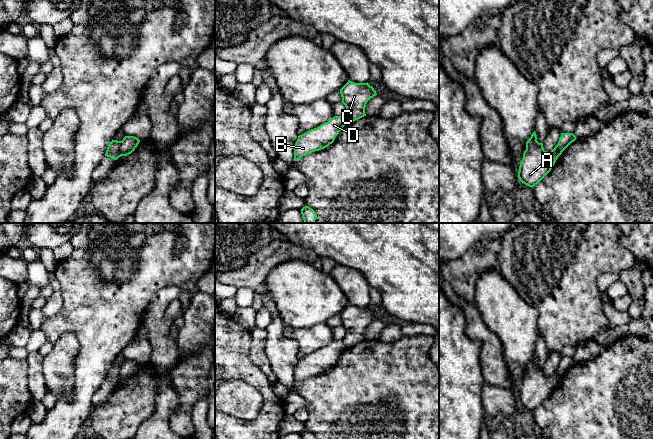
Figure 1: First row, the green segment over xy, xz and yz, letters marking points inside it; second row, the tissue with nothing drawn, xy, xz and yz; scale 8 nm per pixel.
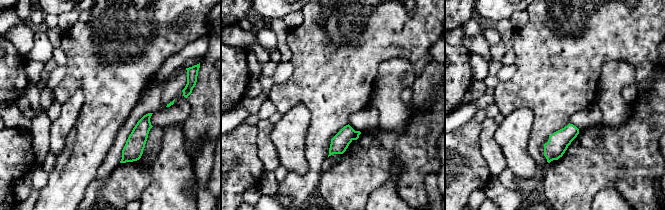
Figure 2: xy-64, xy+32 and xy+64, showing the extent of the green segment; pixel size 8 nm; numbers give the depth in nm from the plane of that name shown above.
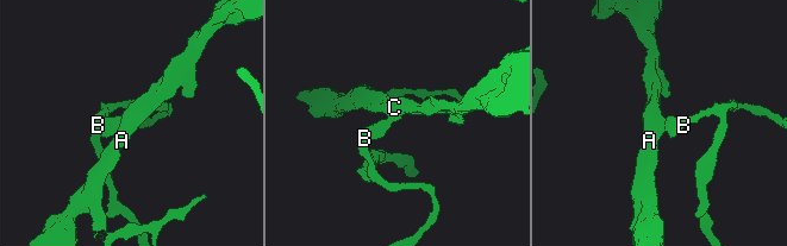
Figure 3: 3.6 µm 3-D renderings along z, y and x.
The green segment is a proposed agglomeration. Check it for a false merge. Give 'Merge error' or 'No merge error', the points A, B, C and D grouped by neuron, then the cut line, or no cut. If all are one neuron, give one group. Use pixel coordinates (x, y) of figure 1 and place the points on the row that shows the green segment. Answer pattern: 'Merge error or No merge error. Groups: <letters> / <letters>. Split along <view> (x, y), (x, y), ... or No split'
Merge error. Groups: A C / B D. Split along xy (122, 141), (119, 147), (119, 156)

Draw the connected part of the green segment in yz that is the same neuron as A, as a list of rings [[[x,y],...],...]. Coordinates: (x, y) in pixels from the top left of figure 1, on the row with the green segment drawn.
[[[535,131],[526,142],[526,150],[523,153],[523,158],[519,166],[518,178],[529,187],[537,185],[552,169],[559,156],[558,145],[551,152],[544,150],[543,143],[537,141]]]

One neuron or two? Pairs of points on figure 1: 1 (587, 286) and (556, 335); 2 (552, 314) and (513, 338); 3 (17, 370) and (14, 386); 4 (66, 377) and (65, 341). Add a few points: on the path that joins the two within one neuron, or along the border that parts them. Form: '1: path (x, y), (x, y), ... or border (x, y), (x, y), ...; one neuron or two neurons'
1: path (575, 298), (569, 304), (569, 313), (561, 323); one neuron
2: border (527, 302), (537, 312), (537, 326), (540, 333); two neurons
3: path (14, 374), (14, 382); one neuron
4: path (65, 368), (65, 350); one neuron

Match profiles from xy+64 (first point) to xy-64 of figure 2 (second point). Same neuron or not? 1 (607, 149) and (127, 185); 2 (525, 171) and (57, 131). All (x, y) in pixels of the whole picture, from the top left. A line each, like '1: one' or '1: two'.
1: one
2: one

